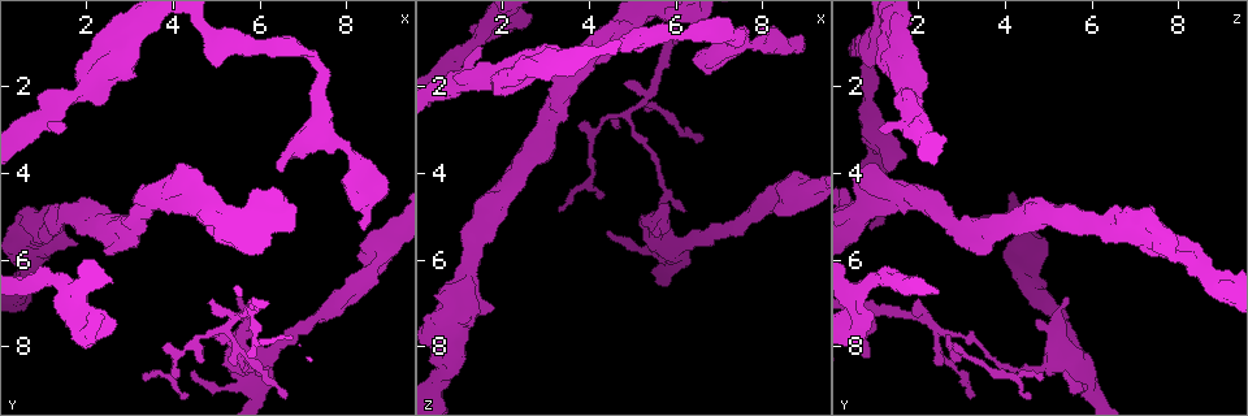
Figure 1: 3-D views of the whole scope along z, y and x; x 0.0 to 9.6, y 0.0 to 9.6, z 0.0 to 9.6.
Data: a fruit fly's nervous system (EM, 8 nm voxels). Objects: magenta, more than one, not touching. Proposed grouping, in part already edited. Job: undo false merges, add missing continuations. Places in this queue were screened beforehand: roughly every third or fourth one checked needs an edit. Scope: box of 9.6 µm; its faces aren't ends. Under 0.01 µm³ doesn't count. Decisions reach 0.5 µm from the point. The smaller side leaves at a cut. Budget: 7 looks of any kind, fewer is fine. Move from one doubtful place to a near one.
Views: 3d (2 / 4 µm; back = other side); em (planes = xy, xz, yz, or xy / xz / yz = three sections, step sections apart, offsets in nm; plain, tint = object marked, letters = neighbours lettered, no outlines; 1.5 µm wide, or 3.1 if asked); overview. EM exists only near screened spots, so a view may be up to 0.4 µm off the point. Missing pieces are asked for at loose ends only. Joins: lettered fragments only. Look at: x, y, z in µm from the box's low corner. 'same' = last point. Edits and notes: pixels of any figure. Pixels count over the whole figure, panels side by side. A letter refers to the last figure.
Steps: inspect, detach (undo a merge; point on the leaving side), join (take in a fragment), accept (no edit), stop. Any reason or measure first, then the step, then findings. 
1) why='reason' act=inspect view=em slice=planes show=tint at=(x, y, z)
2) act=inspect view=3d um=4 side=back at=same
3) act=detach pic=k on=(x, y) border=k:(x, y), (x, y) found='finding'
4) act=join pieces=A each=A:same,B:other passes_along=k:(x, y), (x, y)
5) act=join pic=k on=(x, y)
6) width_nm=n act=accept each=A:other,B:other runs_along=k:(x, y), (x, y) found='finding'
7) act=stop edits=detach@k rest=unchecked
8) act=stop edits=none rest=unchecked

why='two arms at a narrow angle' act=inspect view=3d um=4 at=(1.85, 7.50, 0.65)

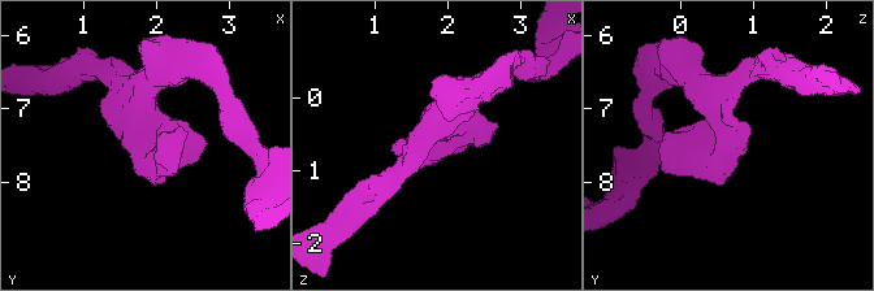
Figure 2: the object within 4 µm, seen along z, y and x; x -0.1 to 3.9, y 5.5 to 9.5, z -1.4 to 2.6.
act=inspect view=em slice=planes show=tint at=(1.80, 7.45, 0.65)

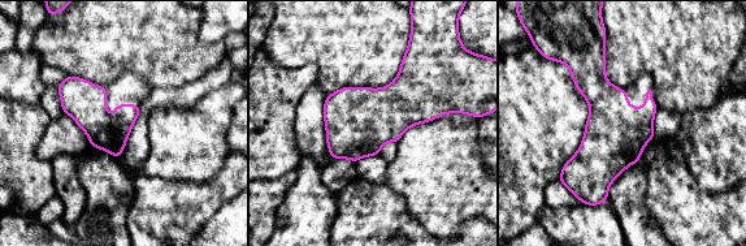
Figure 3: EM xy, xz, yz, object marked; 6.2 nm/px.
why='what lies round it' act=inspect view=em slice=planes show=letters at=same

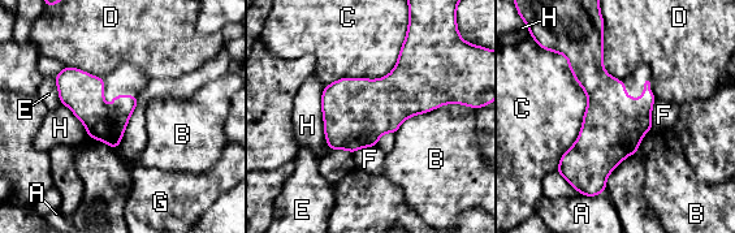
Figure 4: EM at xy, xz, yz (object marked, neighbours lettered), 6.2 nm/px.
act=accept each=A:other,B:other,C:other,D:other,E:other,F:other,G:other,H:other found='continuous, no second neuron'

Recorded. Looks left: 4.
why='thin end' act=inspect view=3d um=2 side=back at=(4.80, 7.05, 2.00)

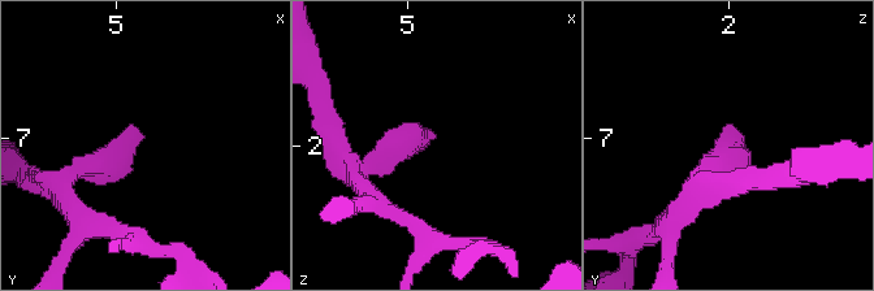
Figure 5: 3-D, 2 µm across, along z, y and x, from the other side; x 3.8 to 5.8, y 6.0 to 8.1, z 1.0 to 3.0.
why='shape alone is not enough' act=inspect view=em slice=planes show=letters at=(4.82, 7.00, 1.92)

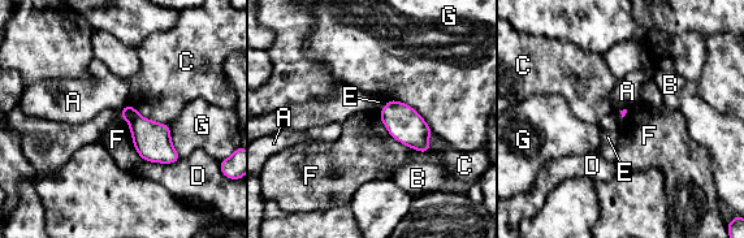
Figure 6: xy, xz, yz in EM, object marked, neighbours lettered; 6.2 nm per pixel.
act=accept each=A:other,B:other,C:other,D:other,E:other,F:other,G:other found='none of them fits'

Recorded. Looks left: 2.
why='branch stops here' act=inspect view=em slice=xy step=8 show=letters at=(6.45, 3.95, 1.35)

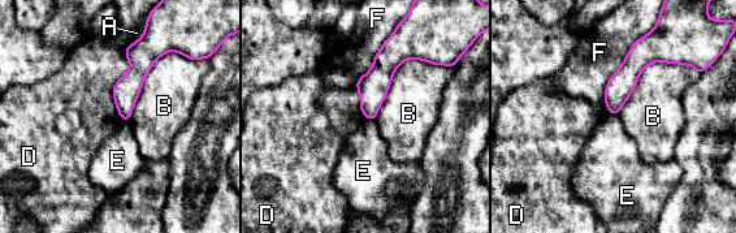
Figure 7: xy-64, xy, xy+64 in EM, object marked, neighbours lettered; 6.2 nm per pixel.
act=inspect view=em slice=planes show=letters at=same

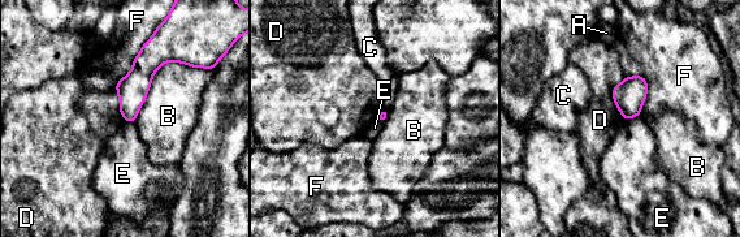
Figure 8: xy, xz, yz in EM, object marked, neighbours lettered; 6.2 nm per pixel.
act=accept each=A:other,B:other,C:other,D:other,E:other,F:other border=8:(640, 113), (626, 121) found='none of them fits'

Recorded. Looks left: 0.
act=stop edits=none rest=unchecked

